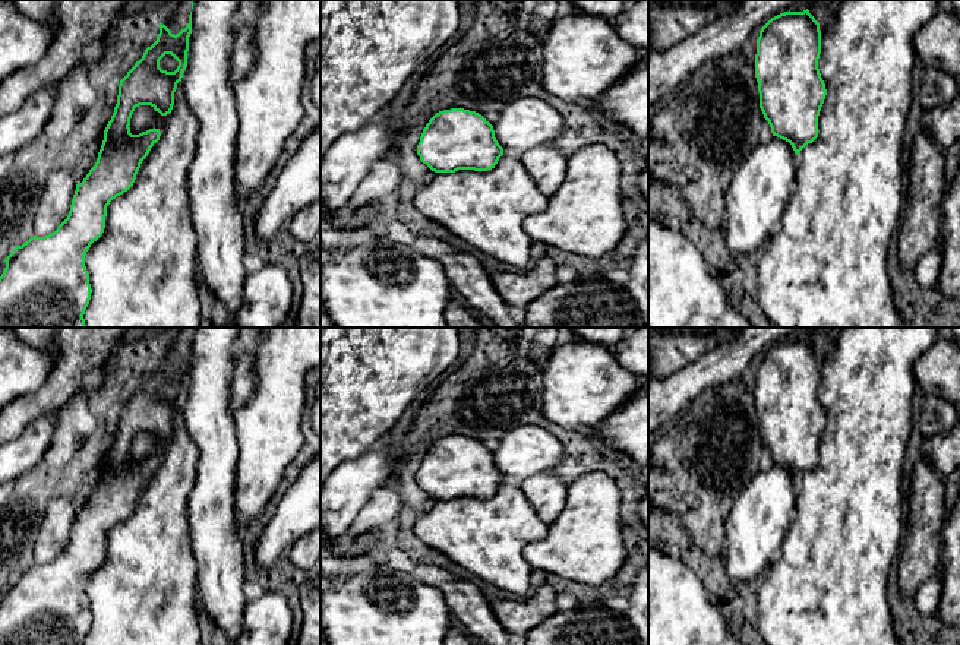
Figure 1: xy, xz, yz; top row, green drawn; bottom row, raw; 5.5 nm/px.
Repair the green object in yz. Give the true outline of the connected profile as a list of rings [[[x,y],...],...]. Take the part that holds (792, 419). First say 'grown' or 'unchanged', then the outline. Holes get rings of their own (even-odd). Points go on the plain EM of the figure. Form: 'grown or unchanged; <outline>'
unchanged; [[[784,339],[771,345],[760,358],[755,382],[755,405],[760,436],[771,455],[773,464],[789,469],[798,483],[818,465],[818,443],[827,417],[818,396],[821,382],[820,351],[809,341]]]

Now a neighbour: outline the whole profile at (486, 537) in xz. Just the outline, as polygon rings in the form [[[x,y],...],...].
[[[502,483],[487,499],[458,497],[436,500],[435,506],[419,513],[414,534],[429,547],[443,553],[452,562],[476,578],[512,594],[530,594],[533,567],[524,559],[524,548],[547,535],[549,525],[543,522],[521,487]]]

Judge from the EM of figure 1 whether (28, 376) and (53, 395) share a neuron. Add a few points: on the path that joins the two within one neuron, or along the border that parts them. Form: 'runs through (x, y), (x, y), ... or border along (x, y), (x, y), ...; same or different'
border along (57, 354), (47, 379), (35, 391), (15, 400); different

